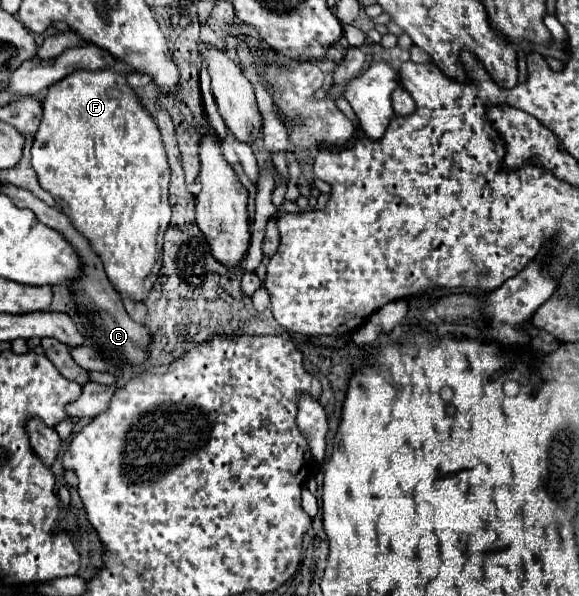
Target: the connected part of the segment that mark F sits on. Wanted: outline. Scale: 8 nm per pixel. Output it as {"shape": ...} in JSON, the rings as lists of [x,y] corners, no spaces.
{"shape":[[[77,69],[53,83],[43,99],[43,117],[33,139],[31,165],[39,175],[41,187],[57,201],[63,201],[73,227],[89,239],[93,251],[101,257],[115,291],[129,295],[135,301],[143,301],[147,297],[143,283],[157,263],[155,239],[161,227],[161,215],[171,215],[171,207],[165,197],[171,169],[155,117],[151,117],[145,105],[137,99],[127,77],[111,69]]]}

